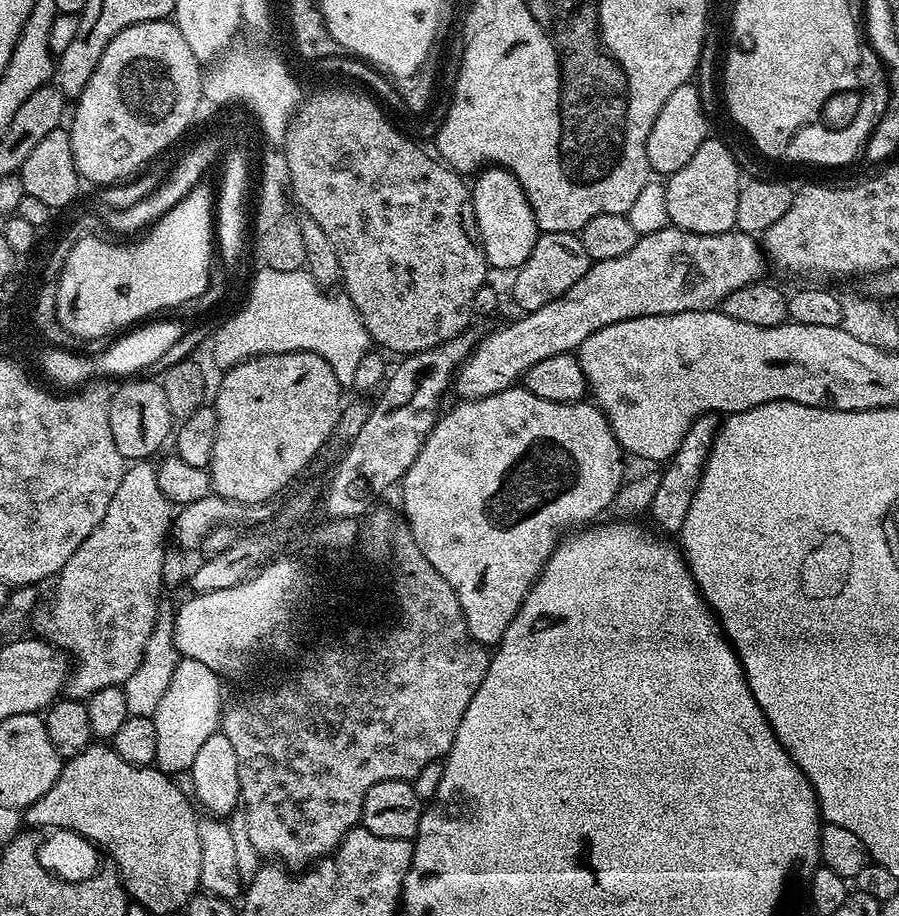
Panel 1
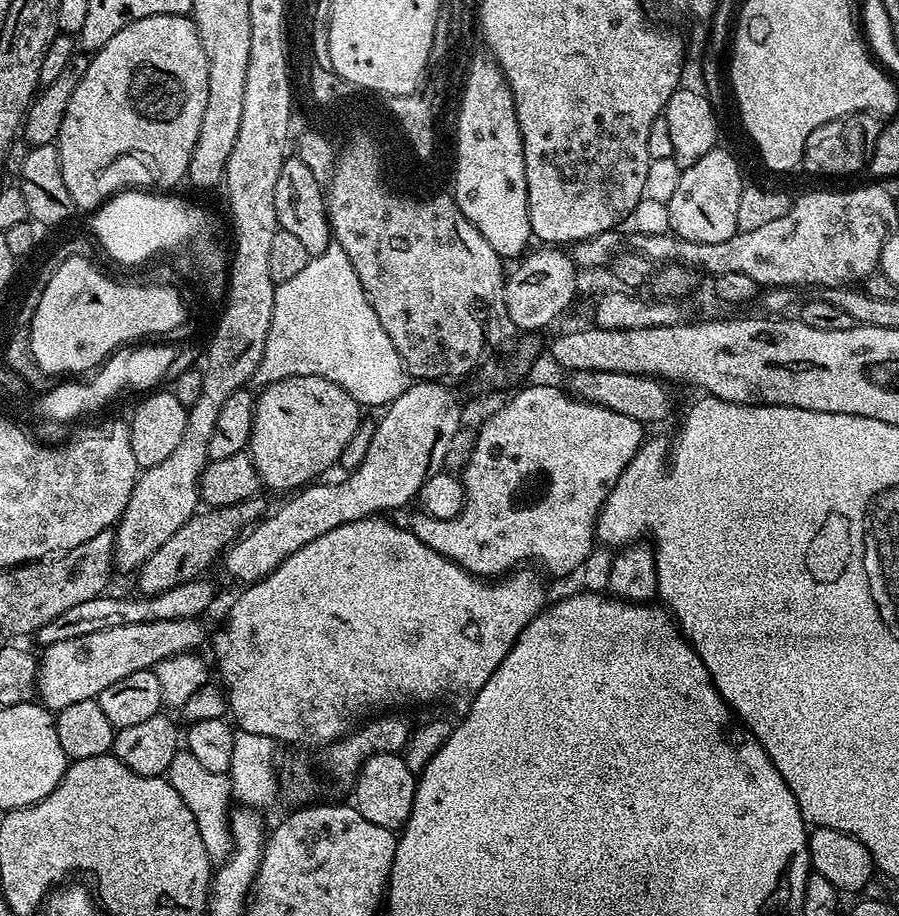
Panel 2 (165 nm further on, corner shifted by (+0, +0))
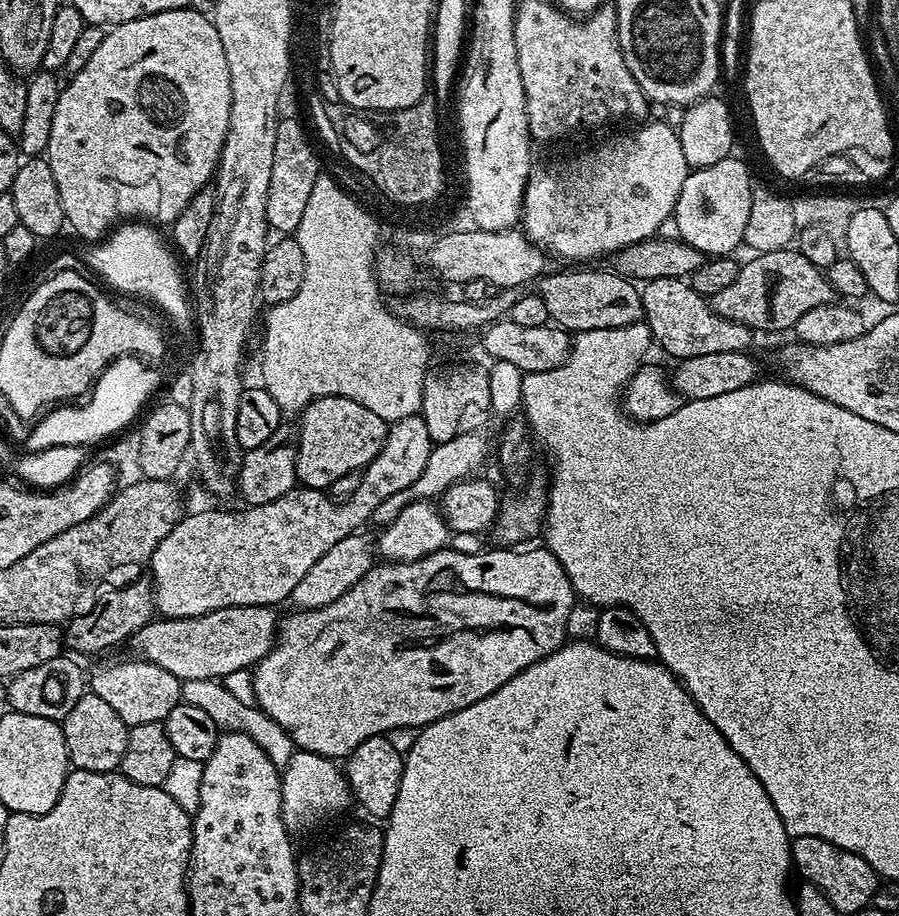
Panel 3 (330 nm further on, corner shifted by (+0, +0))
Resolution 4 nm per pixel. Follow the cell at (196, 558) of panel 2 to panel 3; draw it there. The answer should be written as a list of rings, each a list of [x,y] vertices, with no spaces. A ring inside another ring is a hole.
[[[140,578],[123,588],[109,587],[96,597],[96,605],[88,614],[69,620],[63,629],[63,643],[76,652],[102,652],[114,644],[131,641],[142,626],[154,619],[154,589],[151,579]]]

